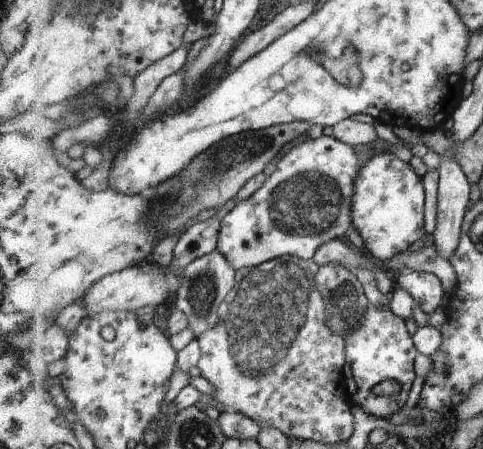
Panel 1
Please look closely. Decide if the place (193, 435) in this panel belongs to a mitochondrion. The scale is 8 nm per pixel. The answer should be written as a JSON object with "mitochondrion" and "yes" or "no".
{"mitochondrion":"yes"}

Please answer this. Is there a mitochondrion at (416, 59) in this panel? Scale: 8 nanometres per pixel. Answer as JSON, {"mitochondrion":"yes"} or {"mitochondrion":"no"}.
{"mitochondrion":"no"}

